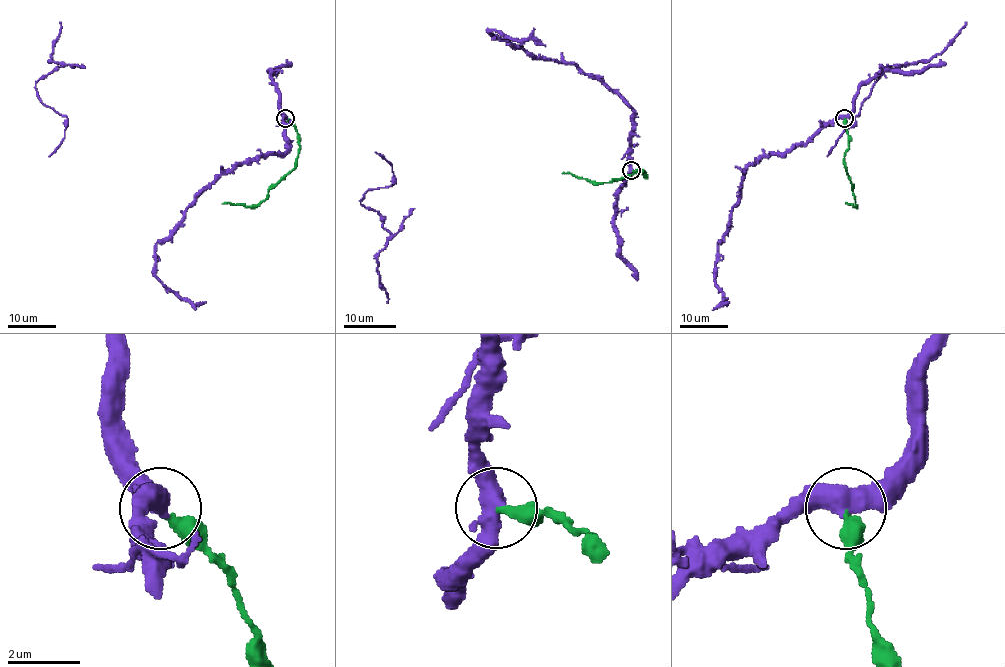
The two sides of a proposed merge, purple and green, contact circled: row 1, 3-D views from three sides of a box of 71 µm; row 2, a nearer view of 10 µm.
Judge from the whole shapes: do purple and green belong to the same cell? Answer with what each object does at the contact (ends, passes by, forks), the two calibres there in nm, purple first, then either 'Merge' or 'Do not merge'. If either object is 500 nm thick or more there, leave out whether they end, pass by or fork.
Thickness 500 nm (purple) against 300 nm. Do not merge

